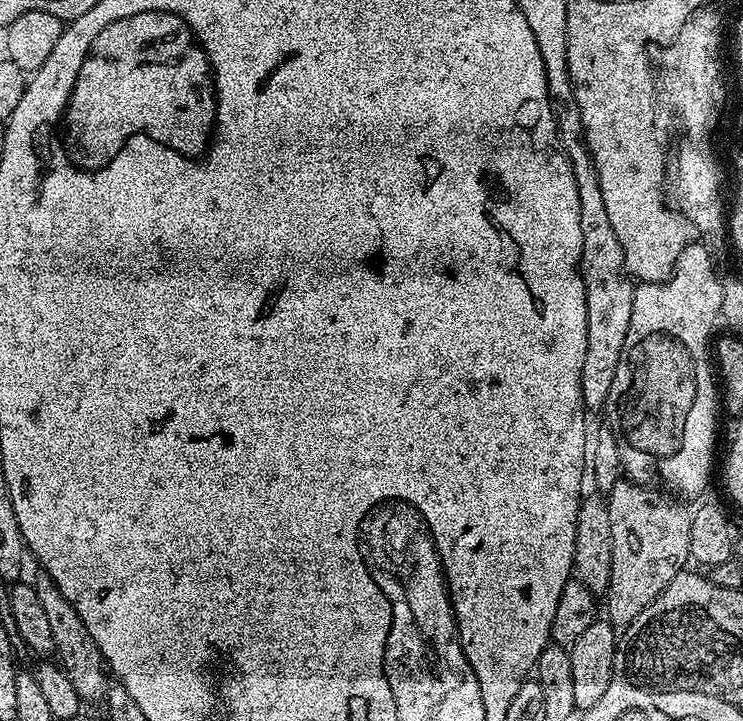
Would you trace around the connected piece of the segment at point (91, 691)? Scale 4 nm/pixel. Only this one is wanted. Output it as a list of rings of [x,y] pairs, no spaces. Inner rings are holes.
[[[40,574],[40,577],[34,580],[34,587],[38,594],[38,602],[42,602],[42,611],[46,613],[46,619],[50,622],[50,630],[54,633],[54,656],[60,668],[69,676],[81,701],[103,701],[108,692],[110,678],[106,673],[104,656],[98,650],[98,642],[90,638],[86,622],[78,618],[78,610],[74,610],[74,606],[64,597],[62,590],[58,590],[56,583],[47,574]]]

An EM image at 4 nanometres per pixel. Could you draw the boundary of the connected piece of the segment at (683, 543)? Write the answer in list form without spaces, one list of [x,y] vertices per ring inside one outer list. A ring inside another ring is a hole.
[[[627,478],[616,481],[611,492],[607,493],[608,513],[610,514],[610,538],[614,538],[614,562],[610,566],[610,582],[606,593],[608,600],[607,619],[613,625],[623,626],[634,622],[650,602],[654,602],[670,586],[673,578],[689,563],[690,522],[692,512],[679,504],[681,501],[664,500],[665,493],[652,486],[637,484]]]

